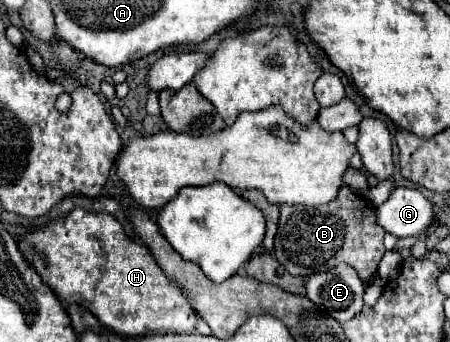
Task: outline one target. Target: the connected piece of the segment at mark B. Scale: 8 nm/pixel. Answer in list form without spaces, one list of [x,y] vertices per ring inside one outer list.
[[[340,186],[338,196],[322,206],[290,206],[280,204],[280,228],[276,234],[274,256],[294,276],[308,278],[316,272],[328,272],[340,262],[352,266],[360,280],[370,282],[378,262],[384,256],[384,228],[376,224],[376,210],[362,196],[356,196],[348,186]]]

